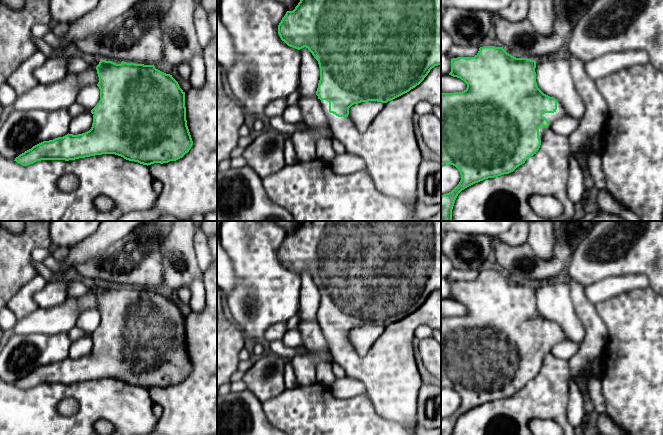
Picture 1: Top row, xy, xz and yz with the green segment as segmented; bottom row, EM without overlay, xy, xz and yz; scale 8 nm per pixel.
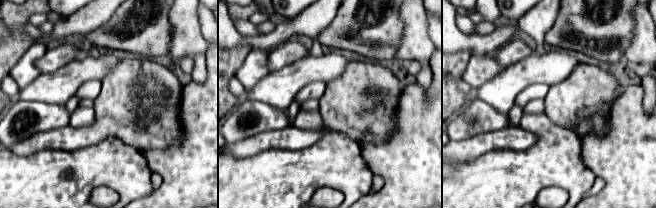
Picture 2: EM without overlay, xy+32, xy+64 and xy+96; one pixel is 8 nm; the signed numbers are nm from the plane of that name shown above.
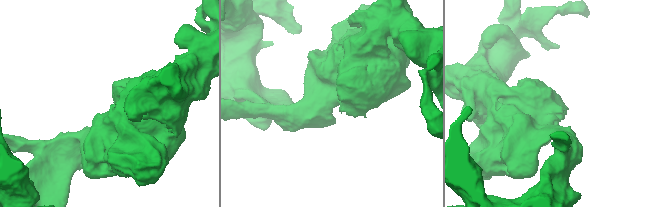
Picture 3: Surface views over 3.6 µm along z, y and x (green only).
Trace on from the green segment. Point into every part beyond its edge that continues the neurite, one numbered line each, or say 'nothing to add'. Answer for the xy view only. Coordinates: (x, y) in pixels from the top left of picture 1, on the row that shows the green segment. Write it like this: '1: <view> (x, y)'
1: xy (189, 189)

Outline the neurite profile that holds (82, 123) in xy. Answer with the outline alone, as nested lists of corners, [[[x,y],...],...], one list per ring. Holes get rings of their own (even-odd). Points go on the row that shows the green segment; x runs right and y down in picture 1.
[[[84,112],[73,118],[69,124],[69,134],[78,135],[89,131],[92,127],[93,116],[91,112]]]

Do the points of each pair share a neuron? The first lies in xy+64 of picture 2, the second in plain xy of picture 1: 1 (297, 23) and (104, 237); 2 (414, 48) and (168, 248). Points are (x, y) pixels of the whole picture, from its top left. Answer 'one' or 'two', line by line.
1: one
2: one

